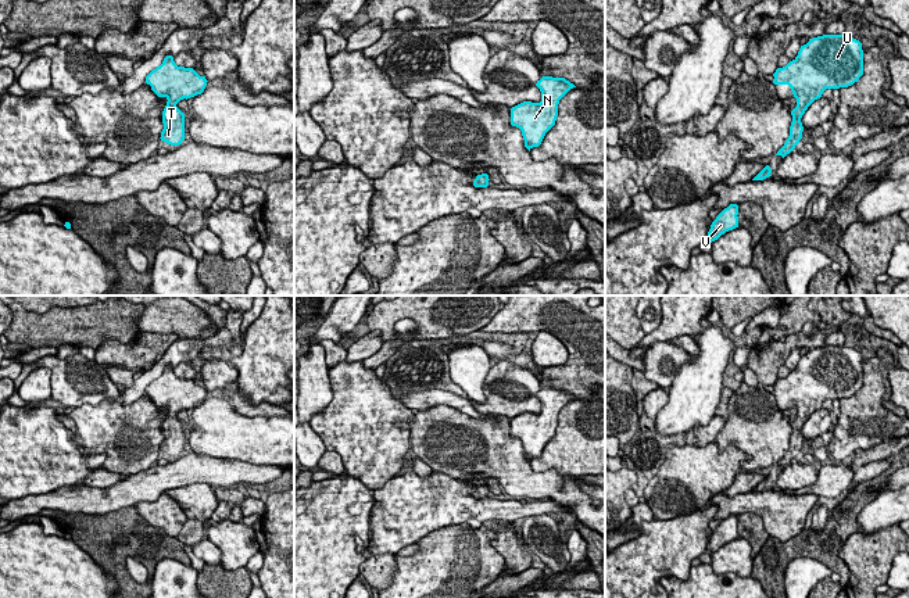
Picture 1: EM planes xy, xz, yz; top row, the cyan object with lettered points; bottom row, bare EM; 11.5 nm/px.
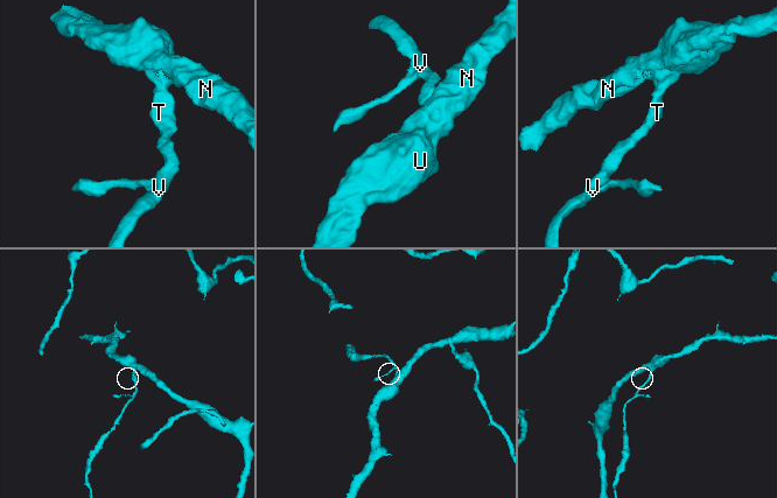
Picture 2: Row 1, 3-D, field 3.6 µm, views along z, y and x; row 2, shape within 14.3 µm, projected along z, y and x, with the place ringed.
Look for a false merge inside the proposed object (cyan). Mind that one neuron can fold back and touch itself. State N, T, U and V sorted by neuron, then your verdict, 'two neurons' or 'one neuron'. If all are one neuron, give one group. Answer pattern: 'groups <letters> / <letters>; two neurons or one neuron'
groups N T U V; one neuron

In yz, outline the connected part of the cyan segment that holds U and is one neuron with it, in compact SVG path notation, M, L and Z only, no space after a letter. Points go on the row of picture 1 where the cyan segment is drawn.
M823 35L801 46L798 55L773 74L774 85L788 85L797 107L790 136L776 155L790 154L802 139L802 115L826 89L848 87L863 75L862 43L845 35Z

